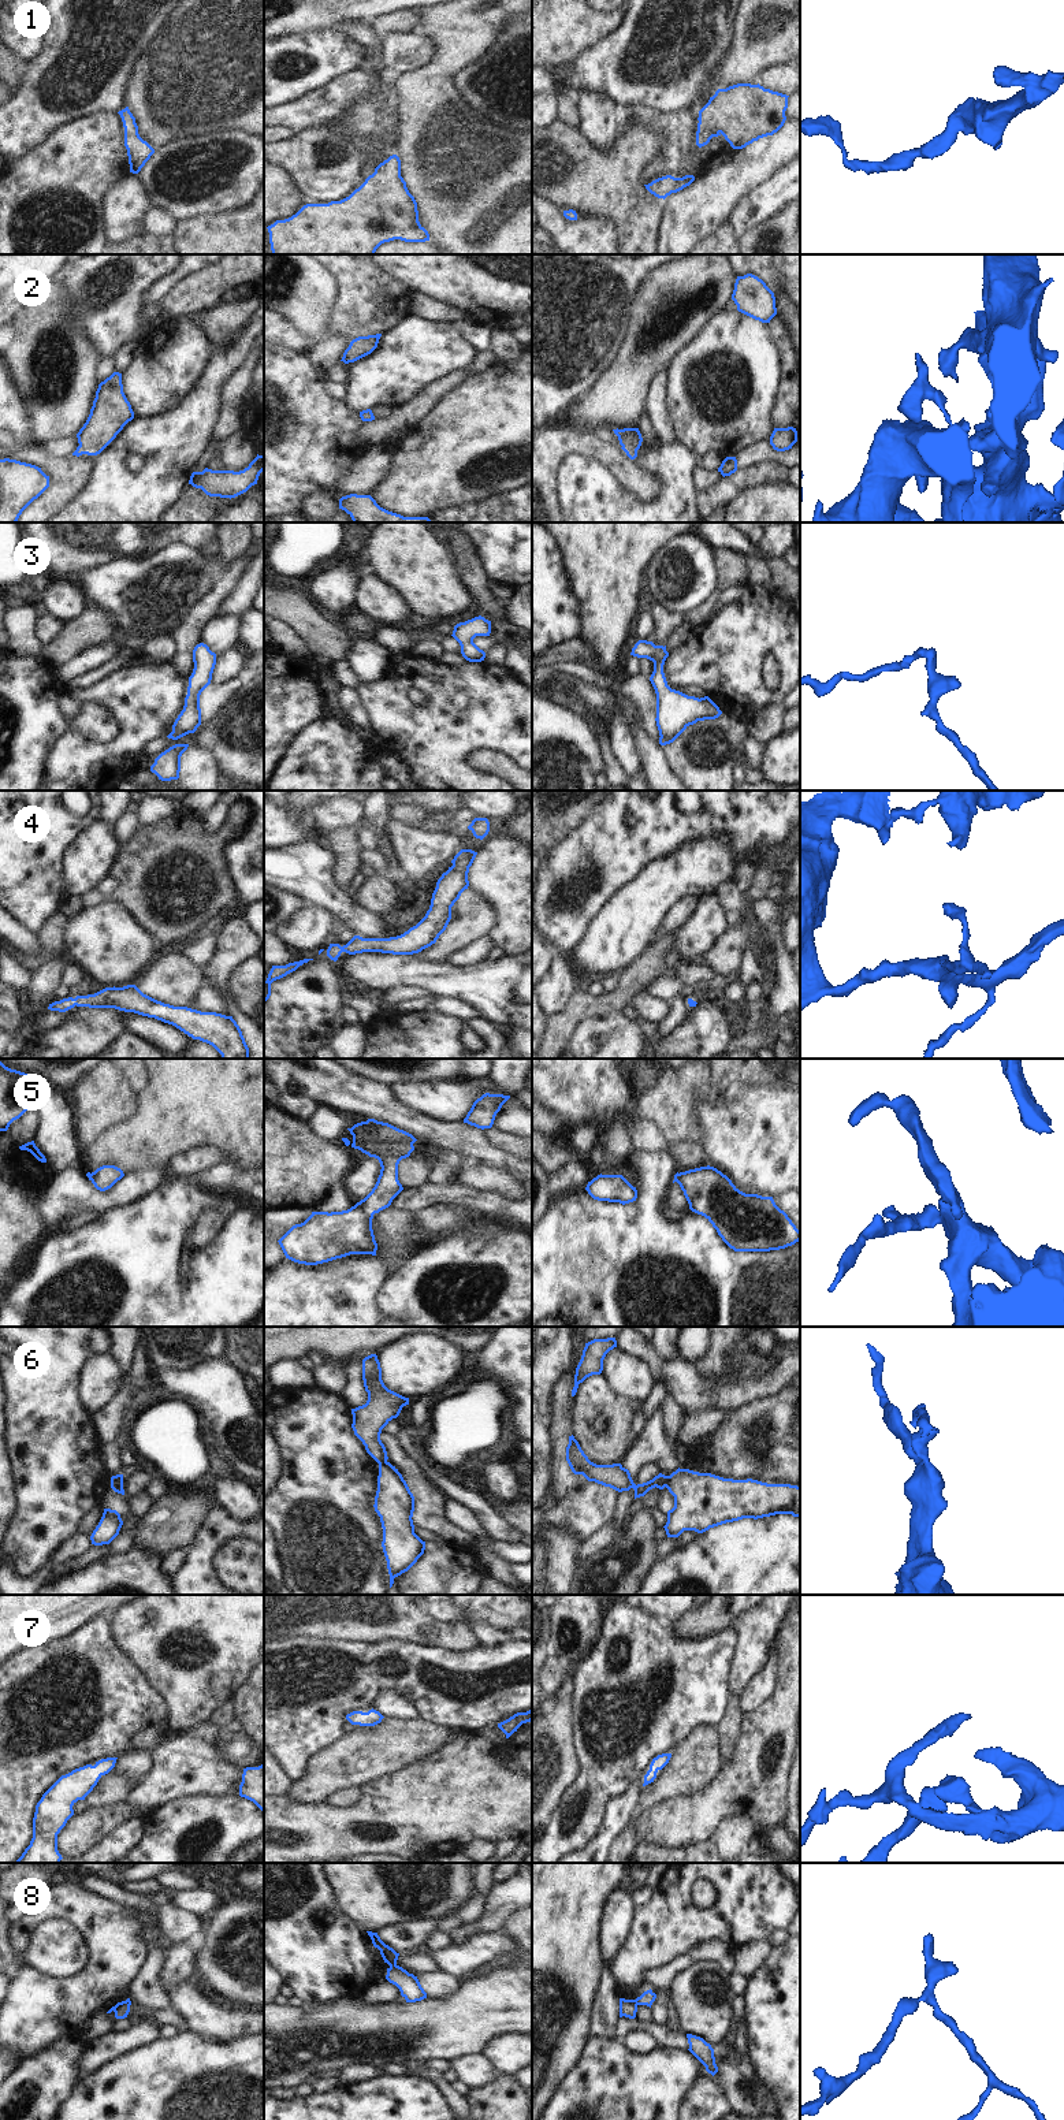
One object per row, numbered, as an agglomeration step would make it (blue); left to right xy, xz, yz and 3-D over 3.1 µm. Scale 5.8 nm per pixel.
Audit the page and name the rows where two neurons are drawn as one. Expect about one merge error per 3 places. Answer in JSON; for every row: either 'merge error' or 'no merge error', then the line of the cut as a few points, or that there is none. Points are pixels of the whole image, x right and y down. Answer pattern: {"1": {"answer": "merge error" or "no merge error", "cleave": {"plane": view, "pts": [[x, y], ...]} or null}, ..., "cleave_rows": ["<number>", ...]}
{"1": {"answer": "no merge error", "cleave": null}, "2": {"answer": "no merge error", "cleave": null}, "3": {"answer": "no merge error", "cleave": null}, "4": {"answer": "no merge error", "cleave": null}, "5": {"answer": "no merge error", "cleave": null}, "6": {"answer": "merge error", "cleave": {"plane": "yz", "pts": [[669, 1476], [665, 1486]]}}, "7": {"answer": "no merge error", "cleave": null}, "8": {"answer": "merge error", "cleave": {"plane": "xz", "pts": [[395, 1964], [390, 1967]]}}, "cleave_rows": ["6", "8"]}

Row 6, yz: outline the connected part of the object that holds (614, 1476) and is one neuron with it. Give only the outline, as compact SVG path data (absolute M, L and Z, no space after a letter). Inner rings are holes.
M573 1435L569 1436L566 1461L574 1474L583 1474L588 1481L595 1481L618 1492L633 1488L635 1499L644 1496L655 1487L663 1489L669 1481L669 1476L659 1473L652 1480L636 1485L630 1477L629 1470L621 1463L596 1465L591 1462Z

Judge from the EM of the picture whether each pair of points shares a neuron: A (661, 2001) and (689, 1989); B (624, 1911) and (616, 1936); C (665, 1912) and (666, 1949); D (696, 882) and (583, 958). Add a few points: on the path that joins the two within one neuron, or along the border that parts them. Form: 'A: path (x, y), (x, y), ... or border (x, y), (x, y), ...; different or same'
A: border (670, 1988), (672, 2001); different
B: path (618, 1916), (616, 1919), (616, 1930); same
C: path (665, 1922), (665, 1940); same
D: path (668, 882), (612, 937); same

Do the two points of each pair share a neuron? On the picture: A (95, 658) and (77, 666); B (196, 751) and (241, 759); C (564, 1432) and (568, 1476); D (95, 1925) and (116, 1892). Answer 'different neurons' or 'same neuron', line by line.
A: same neuron
B: different neurons
C: same neuron
D: different neurons

